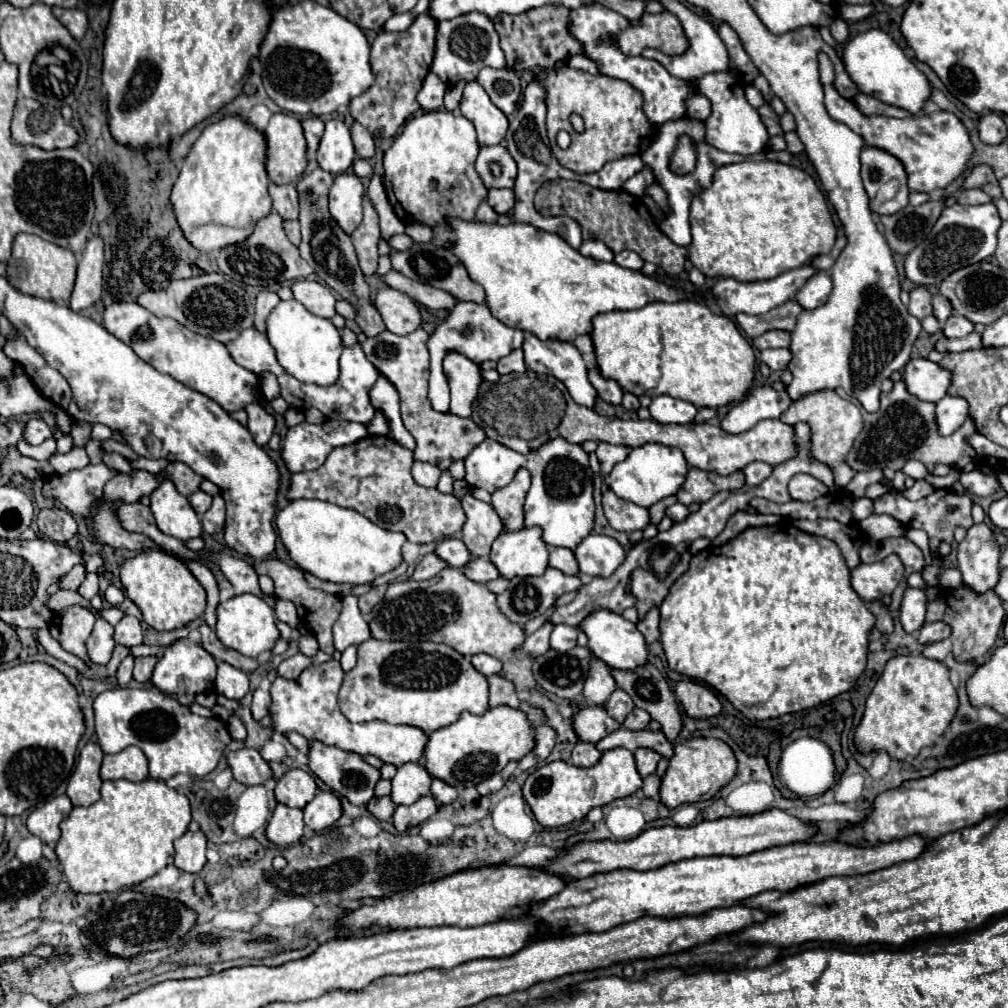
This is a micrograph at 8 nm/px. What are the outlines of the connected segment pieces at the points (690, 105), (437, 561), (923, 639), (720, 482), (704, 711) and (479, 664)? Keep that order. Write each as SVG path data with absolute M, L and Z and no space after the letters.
M695 94L693 98L687 100L687 118L697 118L697 120L707 120L711 112L711 104L705 96Z
M431 552L431 554L427 554L427 556L423 556L423 560L417 564L417 568L415 568L415 572L413 572L413 580L431 580L431 578L435 578L443 568L447 568L447 564L445 564L445 560L441 560L435 552Z
M931 622L931 624L923 624L921 632L919 632L919 642L921 644L931 644L931 642L939 642L951 636L951 628L945 622Z
M691 468L685 484L677 492L677 498L685 506L693 502L703 504L721 490L739 490L741 486L745 486L743 472L733 472L729 476L717 476L717 474L703 472L699 468Z
M681 680L675 686L675 696L691 718L711 718L721 712L721 702L715 692L699 682Z
M475 654L471 658L473 666L483 674L483 676L491 676L491 674L499 674L501 672L501 660L489 656L489 654Z

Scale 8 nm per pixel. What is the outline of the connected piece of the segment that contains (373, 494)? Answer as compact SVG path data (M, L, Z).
M367 436L355 444L335 448L319 470L293 474L287 498L317 498L357 510L385 530L403 532L413 544L439 542L459 534L465 524L461 502L453 494L419 486L411 476L413 462L413 452L395 440L387 436Z

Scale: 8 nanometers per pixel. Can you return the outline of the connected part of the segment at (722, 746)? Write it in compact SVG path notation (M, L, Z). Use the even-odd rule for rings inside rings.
M691 738L675 746L675 754L661 782L661 802L667 808L711 800L737 774L737 758L729 744L717 738Z

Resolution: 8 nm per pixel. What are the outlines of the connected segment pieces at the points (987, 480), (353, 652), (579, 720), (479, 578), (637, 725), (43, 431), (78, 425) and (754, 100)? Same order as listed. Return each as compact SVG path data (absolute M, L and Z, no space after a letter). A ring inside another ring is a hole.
M979 470L961 472L959 482L965 486L969 494L975 494L975 496L991 496L1001 490L999 478L995 474L983 474Z
M349 646L349 648L343 652L343 656L341 656L341 666L343 666L343 670L347 672L347 670L351 670L351 668L355 666L355 662L357 662L357 648L355 648L355 646Z
M581 704L581 708L575 712L573 728L575 728L579 740L597 744L601 738L605 738L607 734L611 734L617 728L621 728L621 724L617 720L613 720L605 712L605 708Z
M473 558L465 568L463 568L463 574L475 582L489 582L489 580L495 580L499 578L501 574L497 572L497 568L493 568L493 562L489 558Z
M633 708L631 714L625 718L623 726L629 728L629 730L645 730L649 722L651 722L651 716L649 716L645 710L641 710L641 708Z
M33 418L33 420L29 420L27 426L25 426L25 438L27 438L29 444L37 446L37 444L41 444L41 442L53 438L53 430L47 426L45 420Z
M85 420L75 422L73 430L71 430L71 436L73 436L75 446L85 446L87 440L91 438L91 424L85 424Z
M751 84L745 88L745 98L749 100L749 104L751 104L753 108L759 108L761 104L765 104L765 100L763 100L761 92L759 92L755 86L751 86Z

